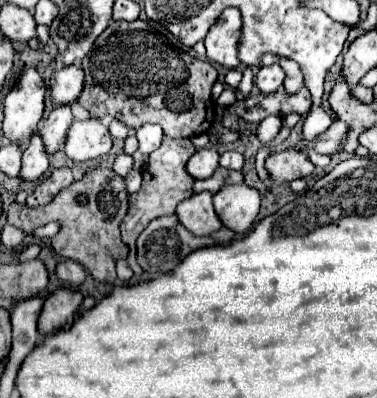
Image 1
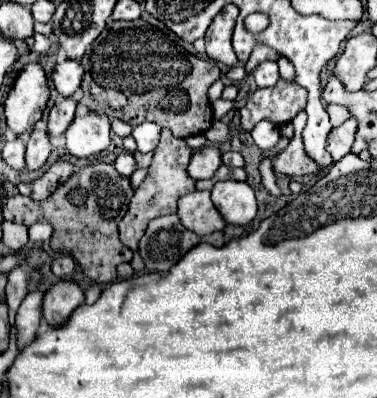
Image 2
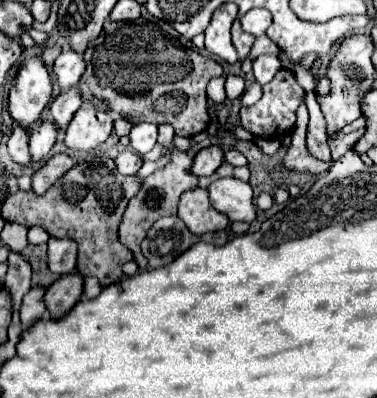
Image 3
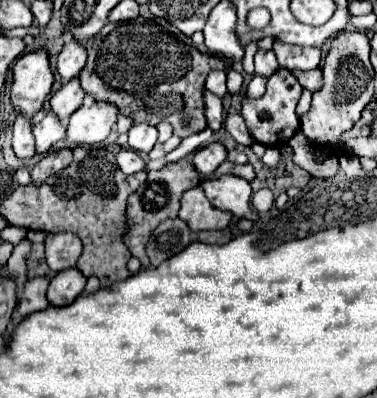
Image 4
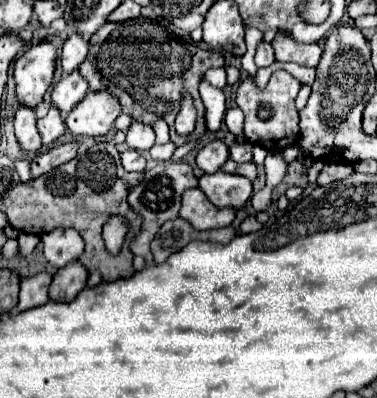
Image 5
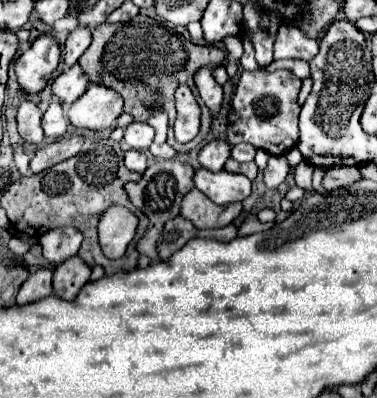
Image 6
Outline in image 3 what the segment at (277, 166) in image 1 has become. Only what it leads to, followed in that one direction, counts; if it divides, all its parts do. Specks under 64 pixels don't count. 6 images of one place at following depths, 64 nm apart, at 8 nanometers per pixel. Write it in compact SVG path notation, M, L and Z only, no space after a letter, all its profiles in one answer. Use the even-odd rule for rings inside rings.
M300 104L300 108L296 110L296 126L292 130L292 142L290 142L290 150L288 156L284 158L284 166L298 170L298 172L306 172L306 174L322 174L328 172L332 168L332 160L330 162L322 162L316 160L308 148L306 148L306 126L308 126L308 108L306 104Z

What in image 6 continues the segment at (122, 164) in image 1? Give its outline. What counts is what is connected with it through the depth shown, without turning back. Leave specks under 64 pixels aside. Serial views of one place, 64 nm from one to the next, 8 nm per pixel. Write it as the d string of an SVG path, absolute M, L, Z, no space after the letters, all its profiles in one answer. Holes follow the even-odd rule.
M128 150L124 154L124 164L134 170L134 172L144 172L146 170L146 154L140 152L140 150Z

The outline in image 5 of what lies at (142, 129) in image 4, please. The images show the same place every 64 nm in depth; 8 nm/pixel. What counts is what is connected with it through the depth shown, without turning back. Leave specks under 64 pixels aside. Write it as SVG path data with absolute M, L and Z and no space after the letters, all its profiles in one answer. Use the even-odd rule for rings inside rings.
M132 122L126 132L126 144L138 152L148 152L154 146L154 130L150 124Z

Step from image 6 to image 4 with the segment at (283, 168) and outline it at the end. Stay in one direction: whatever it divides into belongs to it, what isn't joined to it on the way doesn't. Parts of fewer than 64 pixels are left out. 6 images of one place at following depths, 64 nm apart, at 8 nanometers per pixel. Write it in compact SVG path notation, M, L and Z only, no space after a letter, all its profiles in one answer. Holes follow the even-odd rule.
M266 146L266 154L262 156L262 162L266 164L266 166L270 166L270 168L278 168L278 164L280 164L280 150L278 148L272 148L272 146Z

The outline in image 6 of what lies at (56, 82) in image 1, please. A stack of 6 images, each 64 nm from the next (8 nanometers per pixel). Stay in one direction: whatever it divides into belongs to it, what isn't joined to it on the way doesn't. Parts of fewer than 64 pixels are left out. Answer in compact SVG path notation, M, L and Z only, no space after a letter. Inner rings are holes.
M78 26L74 32L68 34L64 42L64 62L66 66L72 66L78 62L78 58L84 54L84 50L90 46L92 40L92 30Z

